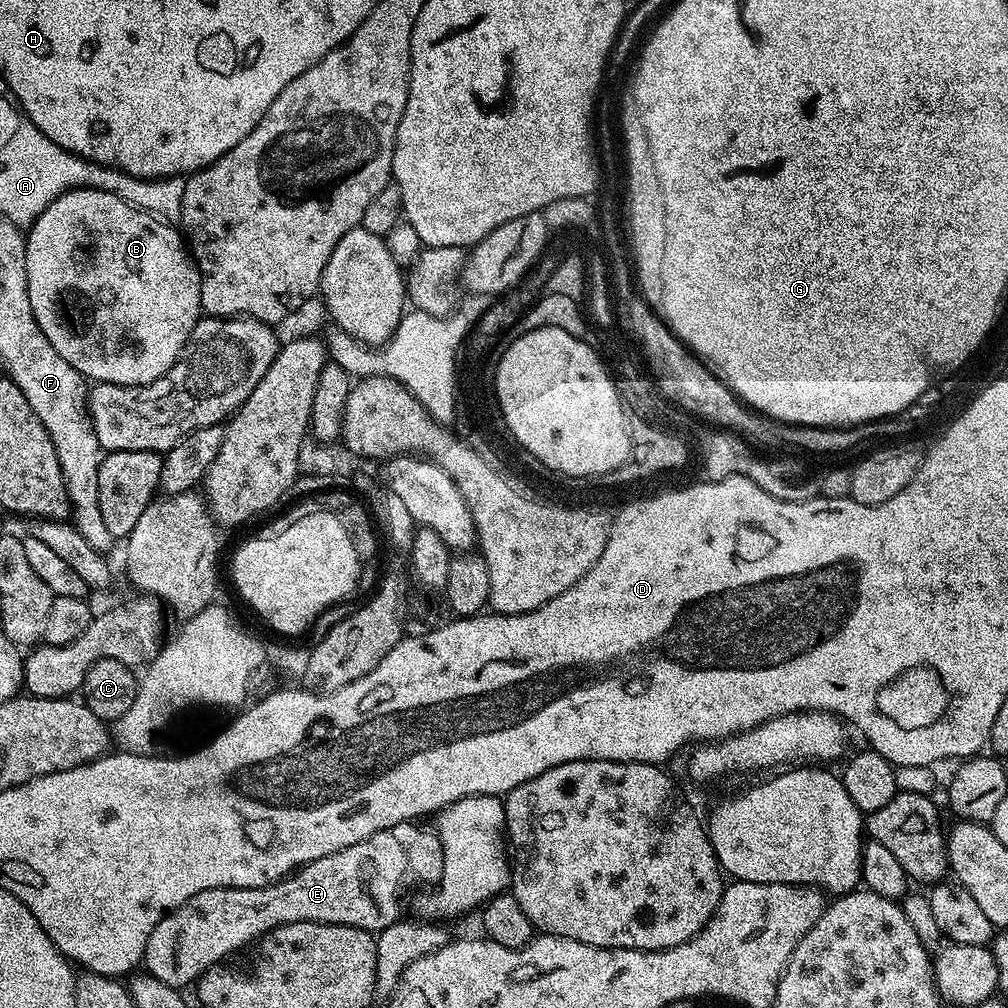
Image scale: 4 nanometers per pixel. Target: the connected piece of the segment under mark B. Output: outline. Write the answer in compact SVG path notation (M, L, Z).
M69 188L61 196L54 198L54 202L50 202L50 206L42 210L42 214L38 214L38 218L26 232L26 286L30 294L30 310L34 310L34 318L42 334L46 334L50 346L54 346L54 350L58 350L58 354L62 354L62 358L66 358L66 362L74 366L74 370L78 370L89 381L101 384L149 384L162 378L162 374L166 374L166 370L174 366L196 321L202 316L200 271L196 269L196 262L183 235L169 221L138 208L135 204L129 204L115 192L107 192L102 188Z

